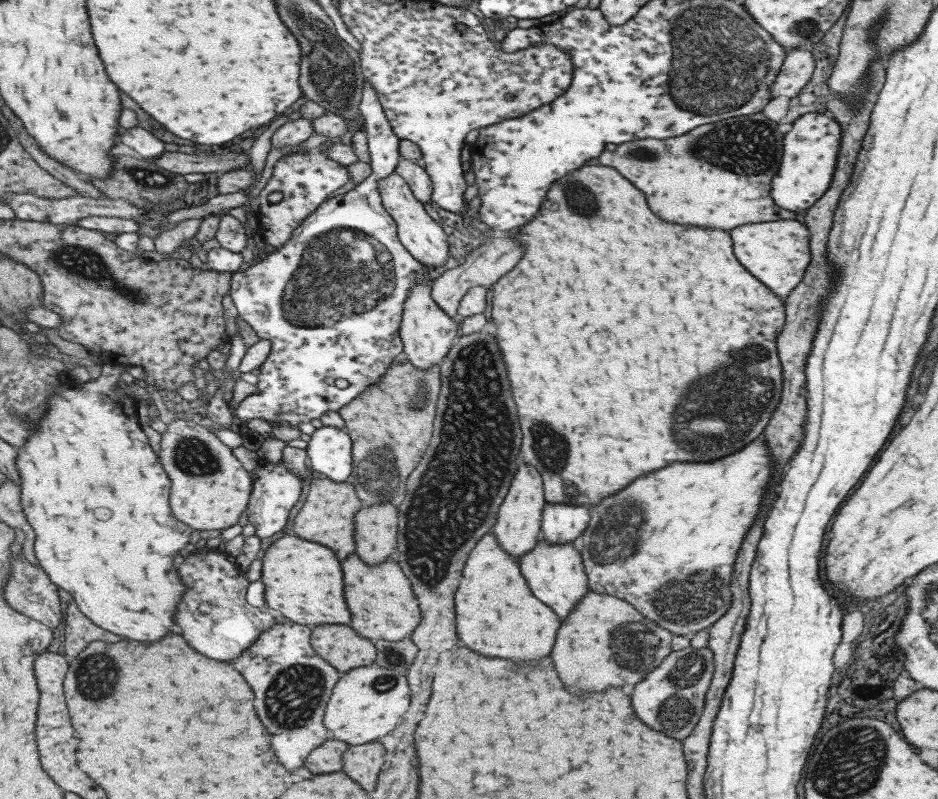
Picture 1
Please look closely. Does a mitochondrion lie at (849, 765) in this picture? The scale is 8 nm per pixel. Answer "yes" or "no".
yes

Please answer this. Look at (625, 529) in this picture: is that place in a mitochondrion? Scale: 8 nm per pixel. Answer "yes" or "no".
yes

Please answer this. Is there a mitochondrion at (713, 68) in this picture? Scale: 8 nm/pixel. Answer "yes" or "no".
yes

